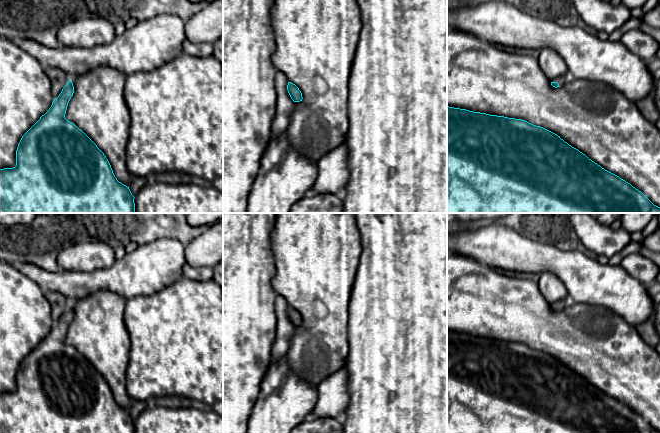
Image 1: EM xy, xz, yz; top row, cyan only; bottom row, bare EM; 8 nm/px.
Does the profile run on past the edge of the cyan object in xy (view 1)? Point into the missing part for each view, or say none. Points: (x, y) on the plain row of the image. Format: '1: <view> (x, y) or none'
1: none

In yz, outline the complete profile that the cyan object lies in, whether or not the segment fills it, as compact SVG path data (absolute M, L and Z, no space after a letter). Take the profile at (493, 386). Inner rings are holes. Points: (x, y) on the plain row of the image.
M447 330L447 433L660 433L557 358L522 343Z

